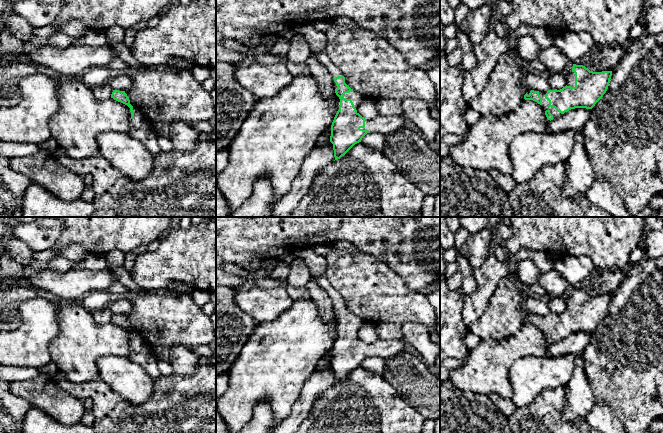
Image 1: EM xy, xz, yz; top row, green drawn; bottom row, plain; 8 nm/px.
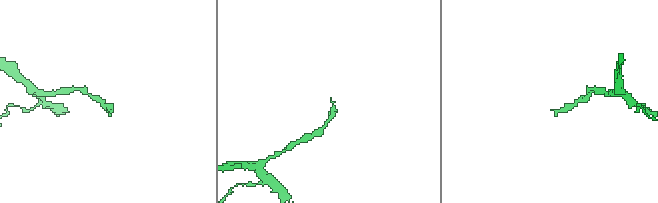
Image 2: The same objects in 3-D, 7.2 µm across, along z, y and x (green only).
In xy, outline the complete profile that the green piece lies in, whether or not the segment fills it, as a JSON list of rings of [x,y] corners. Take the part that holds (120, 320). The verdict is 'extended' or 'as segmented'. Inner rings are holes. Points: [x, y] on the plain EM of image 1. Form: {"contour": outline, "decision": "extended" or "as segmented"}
{"contour": [[[113,314],[113,316],[111,318],[111,322],[127,329],[130,332],[131,347],[132,347],[134,353],[151,352],[151,349],[150,349],[149,345],[147,344],[145,338],[141,334],[139,334],[136,331],[133,331],[130,328],[130,324],[129,324],[127,318],[125,317],[125,315]]], "decision": "extended"}

